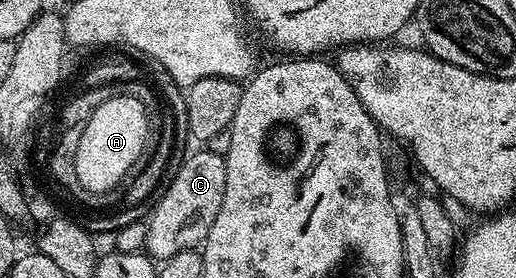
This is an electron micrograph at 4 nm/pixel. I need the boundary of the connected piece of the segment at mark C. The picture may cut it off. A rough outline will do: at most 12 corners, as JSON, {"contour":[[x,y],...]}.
{"contour":[[200,148],[147,220],[146,253],[200,247],[225,194],[226,157]]}

